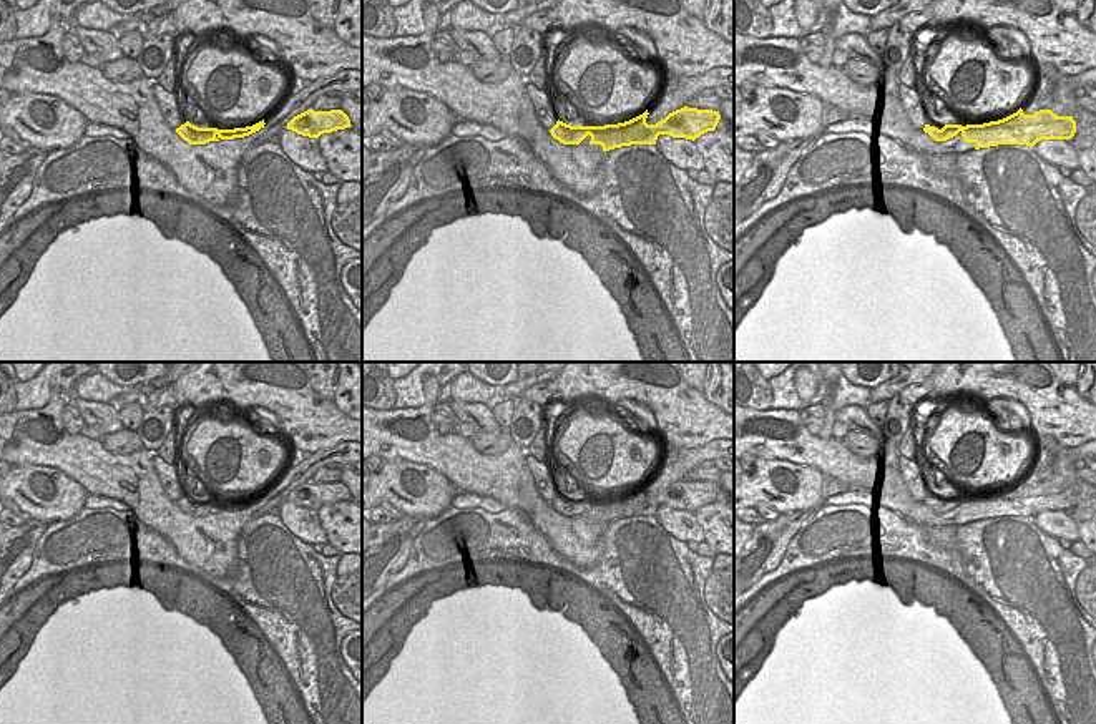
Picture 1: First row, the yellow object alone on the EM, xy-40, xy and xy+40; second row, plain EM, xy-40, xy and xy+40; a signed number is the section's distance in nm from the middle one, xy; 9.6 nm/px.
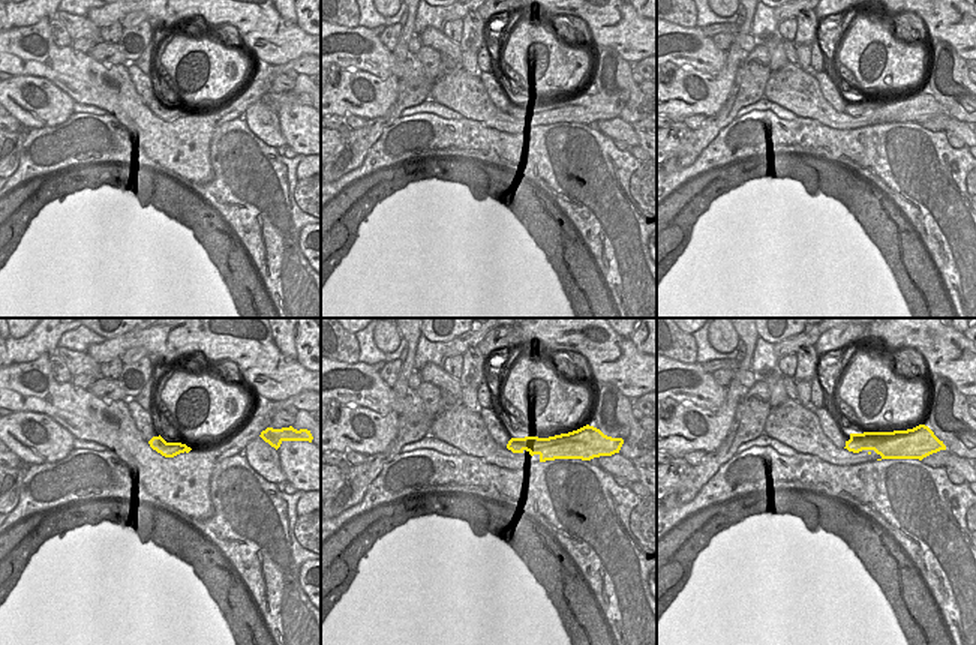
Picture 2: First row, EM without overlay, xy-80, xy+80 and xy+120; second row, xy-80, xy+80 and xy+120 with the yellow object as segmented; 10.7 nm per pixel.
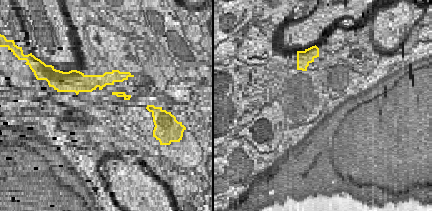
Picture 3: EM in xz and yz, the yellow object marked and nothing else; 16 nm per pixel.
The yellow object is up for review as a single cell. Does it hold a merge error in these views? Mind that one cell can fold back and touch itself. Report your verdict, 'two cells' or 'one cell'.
two cells

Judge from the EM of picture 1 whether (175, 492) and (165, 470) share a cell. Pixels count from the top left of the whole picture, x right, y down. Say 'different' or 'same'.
same

